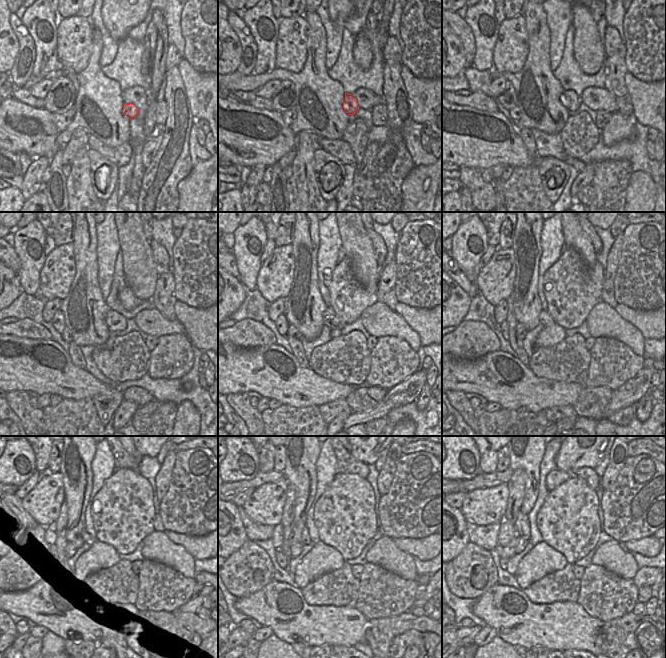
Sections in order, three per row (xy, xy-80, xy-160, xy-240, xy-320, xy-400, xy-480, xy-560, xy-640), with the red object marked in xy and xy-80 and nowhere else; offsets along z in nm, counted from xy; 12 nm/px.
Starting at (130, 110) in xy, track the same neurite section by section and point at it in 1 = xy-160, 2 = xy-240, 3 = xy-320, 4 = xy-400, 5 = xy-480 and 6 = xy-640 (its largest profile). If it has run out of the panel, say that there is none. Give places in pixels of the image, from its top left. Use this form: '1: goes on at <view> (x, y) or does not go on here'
1: goes on at xy-160 (569, 99)
2: goes on at xy-240 (116, 322)
3: goes on at xy-320 (330, 319)
4: goes on at xy-400 (545, 318)
5: goes on at xy-480 (87, 538)
6: goes on at xy-640 (522, 525)

